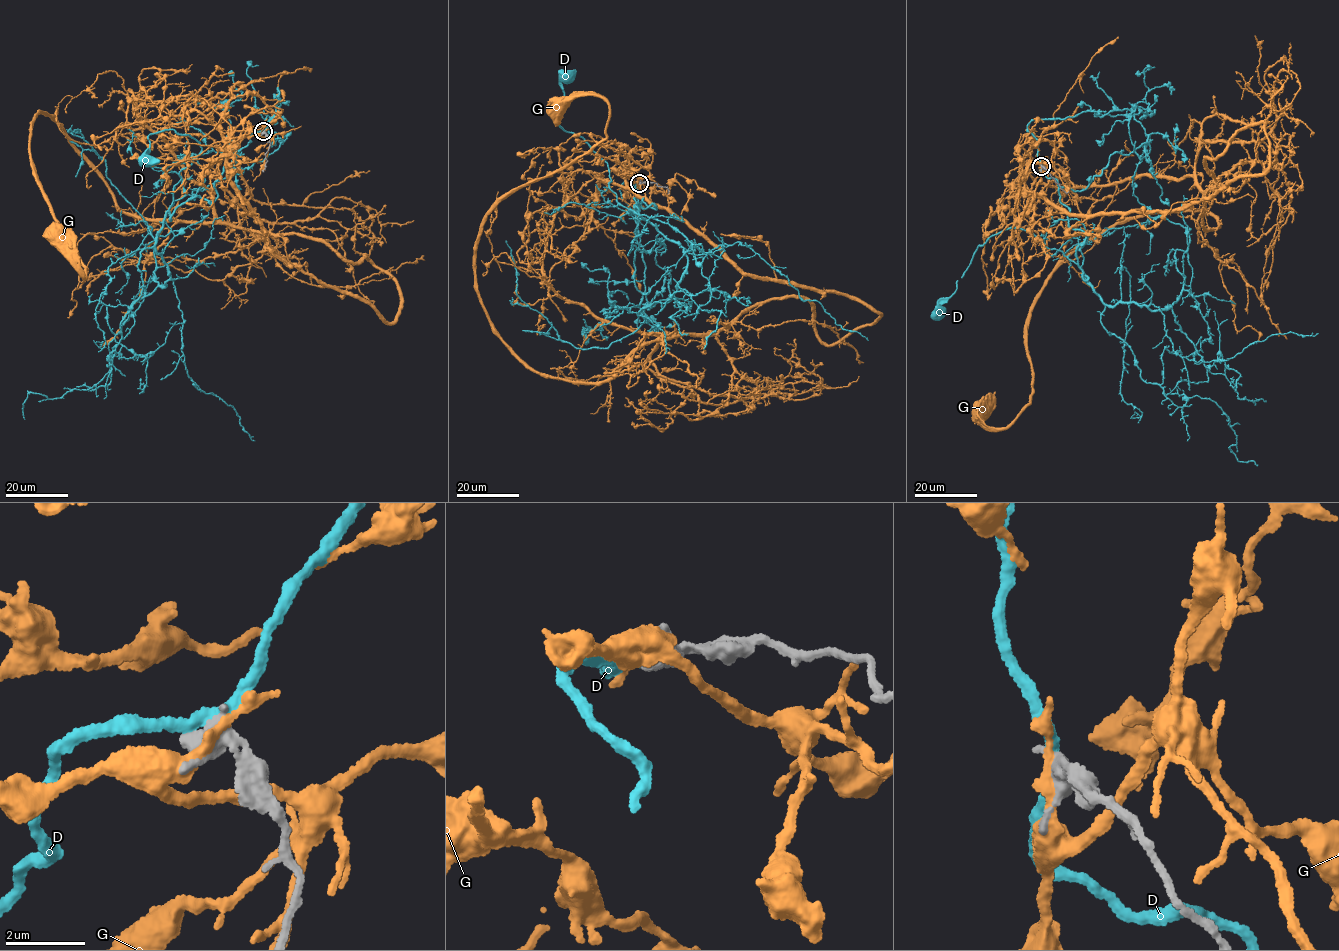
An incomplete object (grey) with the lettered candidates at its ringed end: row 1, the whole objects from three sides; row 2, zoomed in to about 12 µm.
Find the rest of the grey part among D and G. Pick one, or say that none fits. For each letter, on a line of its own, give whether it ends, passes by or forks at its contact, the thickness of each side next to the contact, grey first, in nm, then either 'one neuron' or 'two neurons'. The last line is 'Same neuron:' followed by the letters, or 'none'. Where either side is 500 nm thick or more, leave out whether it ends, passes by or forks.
D: it passes by; calibres 440 and 280 nm; two neurons
G: it passes by; calibres 440 and 240 nm; two neurons
Same neuron: none

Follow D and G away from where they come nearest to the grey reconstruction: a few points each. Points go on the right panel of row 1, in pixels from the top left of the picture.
D: (1042, 166), (1069, 226), (1085, 233), (1076, 250), (1088, 279), (1009, 228), (977, 247), (938, 312)
G: (1042, 167), (1022, 191), (1187, 174), (1217, 226), (1145, 215), (1064, 259), (1030, 312), (1030, 404), (977, 414)

